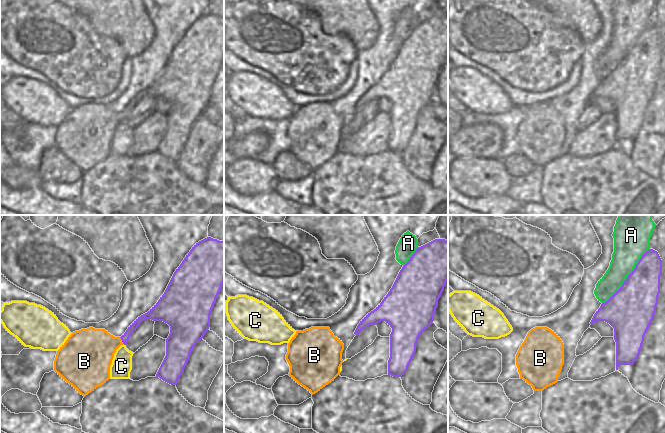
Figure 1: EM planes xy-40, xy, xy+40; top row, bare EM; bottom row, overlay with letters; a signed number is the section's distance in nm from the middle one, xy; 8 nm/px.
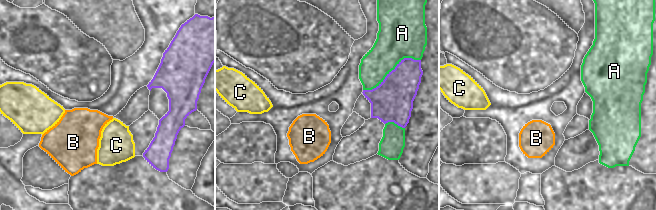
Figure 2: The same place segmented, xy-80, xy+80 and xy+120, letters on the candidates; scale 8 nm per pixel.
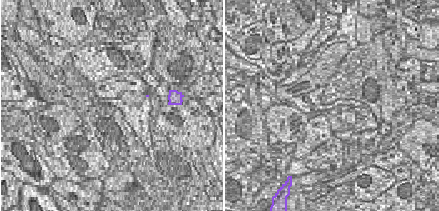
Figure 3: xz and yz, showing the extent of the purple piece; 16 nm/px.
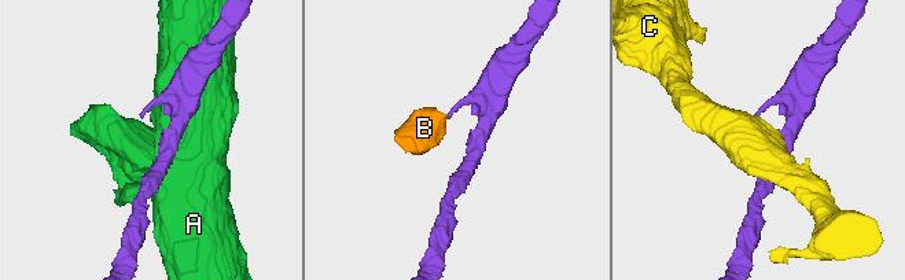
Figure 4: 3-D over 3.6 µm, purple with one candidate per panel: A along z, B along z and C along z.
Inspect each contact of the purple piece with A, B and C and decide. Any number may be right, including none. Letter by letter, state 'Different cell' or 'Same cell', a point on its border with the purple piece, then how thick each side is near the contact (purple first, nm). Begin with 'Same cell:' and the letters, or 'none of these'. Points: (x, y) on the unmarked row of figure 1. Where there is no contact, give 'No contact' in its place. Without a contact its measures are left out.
Same cell: B
A: Different cell. Touches purple at xy+40 (628, 52). Thickness 360 nm (purple) against 260 nm
B: Same cell. Touches purple at xy-40 (121, 115). Thickness 60 nm (purple) against 360 nm
C: Different cell. Touches purple at xy-40 (124, 120). Thickness 60 nm (purple) against 170 nm.

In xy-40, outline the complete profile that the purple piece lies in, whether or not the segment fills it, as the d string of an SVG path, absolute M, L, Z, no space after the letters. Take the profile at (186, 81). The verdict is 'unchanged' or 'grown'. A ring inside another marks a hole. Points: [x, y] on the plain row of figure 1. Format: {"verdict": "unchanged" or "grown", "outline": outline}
{"verdict": "grown", "outline": "M207 13L196 19L186 31L180 42L174 48L164 70L158 78L145 90L138 93L121 113L111 111L105 105L89 103L73 108L66 118L57 127L54 136L54 147L78 169L84 173L103 161L110 155L110 142L116 126L121 121L126 121L130 112L138 102L145 96L163 97L170 102L170 110L166 115L166 132L156 150L163 157L176 161L184 144L190 134L194 122L203 114L210 103L210 90L216 78L216 74L224 59L224 17Z"}

